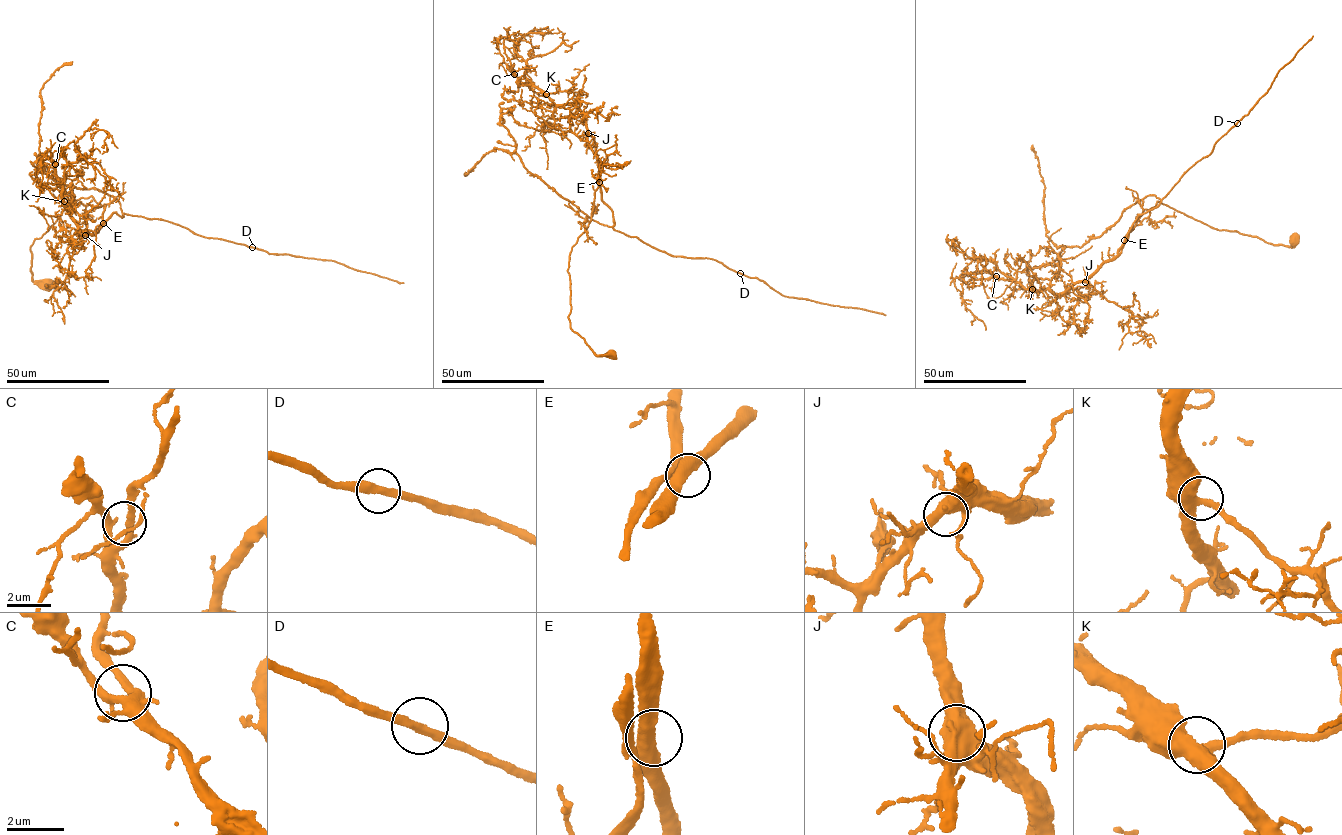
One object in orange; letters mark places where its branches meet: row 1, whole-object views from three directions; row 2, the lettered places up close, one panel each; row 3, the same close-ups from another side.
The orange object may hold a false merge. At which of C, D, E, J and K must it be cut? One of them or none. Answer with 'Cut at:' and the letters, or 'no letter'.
Cut at: no letter

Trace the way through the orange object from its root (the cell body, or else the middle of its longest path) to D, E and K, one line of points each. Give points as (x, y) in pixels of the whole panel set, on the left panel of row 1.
D: (49, 284), (33, 281), (30, 247), (81, 197), (104, 204), (102, 223), (114, 213), (124, 213), (252, 247)
E: (49, 284), (33, 280), (30, 248), (35, 239), (81, 197), (91, 196), (104, 204), (103, 223)
K: (49, 284), (33, 280), (35, 239), (81, 197), (104, 204), (102, 223), (96, 234), (81, 231), (64, 201)

